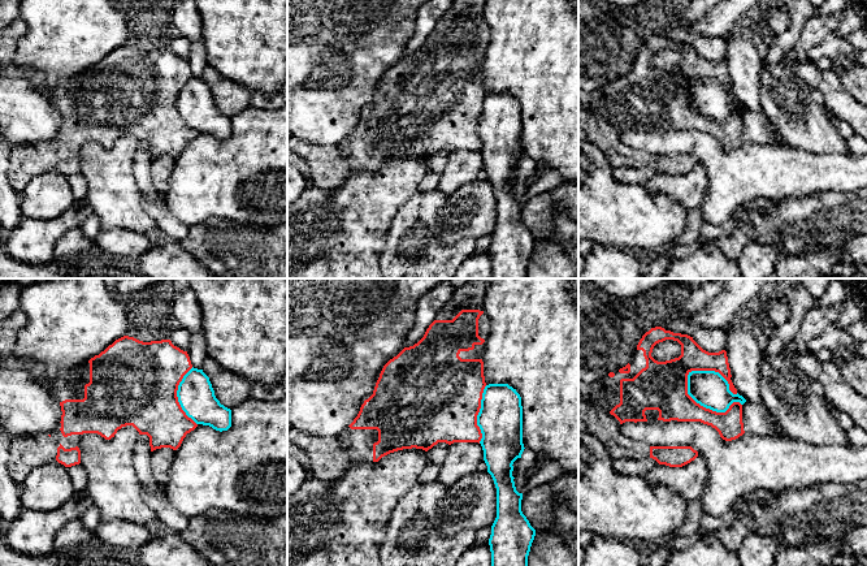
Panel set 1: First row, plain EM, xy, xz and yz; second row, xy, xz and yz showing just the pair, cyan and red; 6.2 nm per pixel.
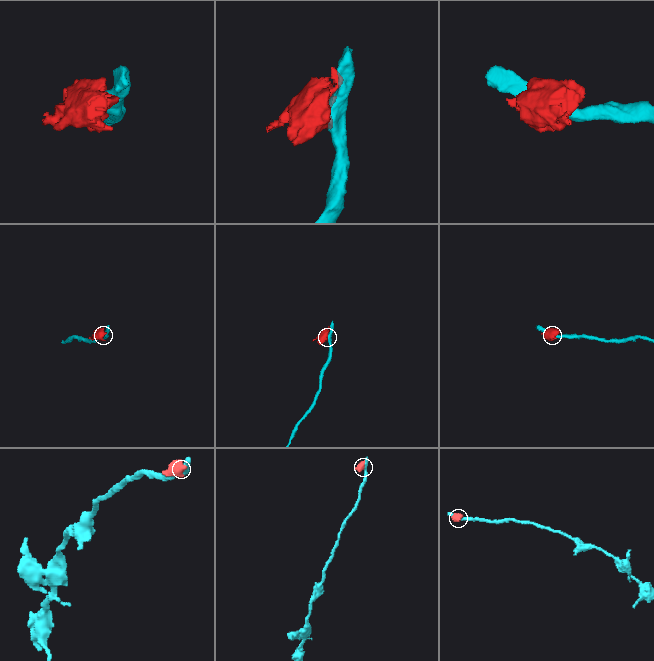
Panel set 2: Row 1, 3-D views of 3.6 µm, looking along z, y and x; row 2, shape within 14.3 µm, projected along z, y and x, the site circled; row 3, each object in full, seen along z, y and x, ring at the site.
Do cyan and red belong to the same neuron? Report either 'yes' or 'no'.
no

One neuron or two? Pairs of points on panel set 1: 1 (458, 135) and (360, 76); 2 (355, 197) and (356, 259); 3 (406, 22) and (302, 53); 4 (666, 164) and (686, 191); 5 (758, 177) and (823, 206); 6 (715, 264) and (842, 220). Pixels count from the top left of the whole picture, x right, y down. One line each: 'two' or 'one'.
1: two
2: one
3: one
4: two
5: two
6: two

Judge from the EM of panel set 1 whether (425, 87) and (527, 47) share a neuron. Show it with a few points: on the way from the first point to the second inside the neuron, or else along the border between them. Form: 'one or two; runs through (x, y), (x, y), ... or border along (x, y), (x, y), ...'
two; border along (481, 68), (486, 93)

